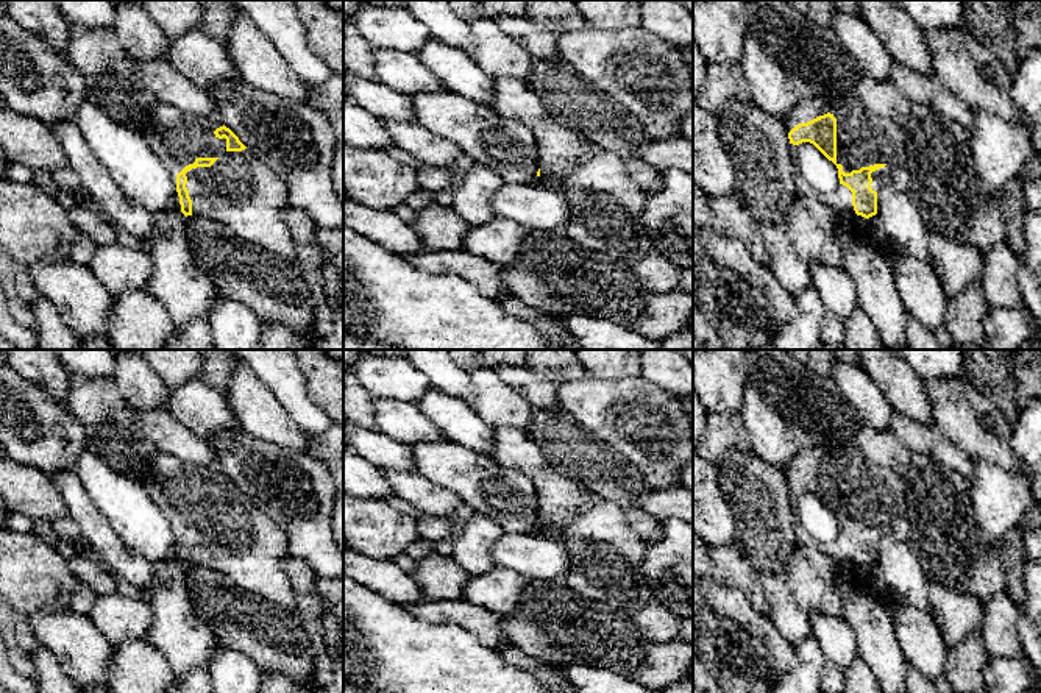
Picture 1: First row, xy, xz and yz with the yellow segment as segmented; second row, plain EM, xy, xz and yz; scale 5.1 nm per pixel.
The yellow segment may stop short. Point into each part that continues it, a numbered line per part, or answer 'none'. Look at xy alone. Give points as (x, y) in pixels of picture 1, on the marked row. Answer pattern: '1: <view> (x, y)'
1: xy (177, 138)

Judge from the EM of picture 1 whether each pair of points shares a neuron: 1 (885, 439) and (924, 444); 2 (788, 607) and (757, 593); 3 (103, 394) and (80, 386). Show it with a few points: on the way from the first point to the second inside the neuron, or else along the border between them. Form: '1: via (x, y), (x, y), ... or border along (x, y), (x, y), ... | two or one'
1: border along (890, 430), (910, 453) | two
2: border along (757, 573), (767, 597), (768, 614) | two
3: via (97, 394), (86, 392) | one

